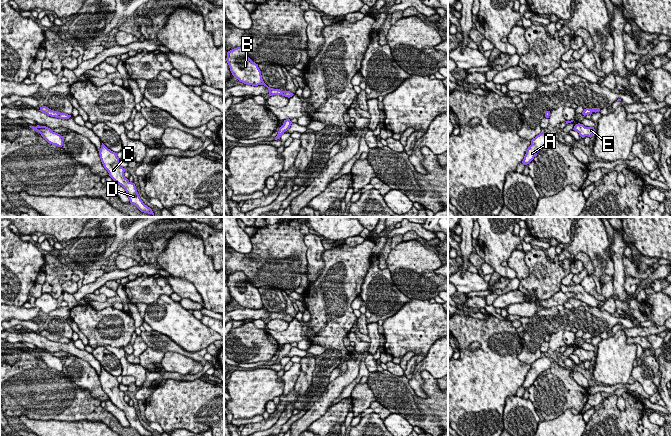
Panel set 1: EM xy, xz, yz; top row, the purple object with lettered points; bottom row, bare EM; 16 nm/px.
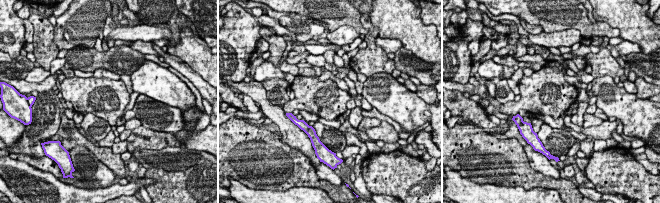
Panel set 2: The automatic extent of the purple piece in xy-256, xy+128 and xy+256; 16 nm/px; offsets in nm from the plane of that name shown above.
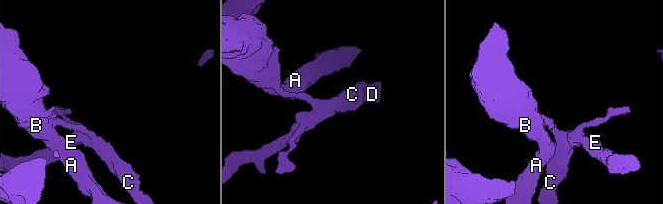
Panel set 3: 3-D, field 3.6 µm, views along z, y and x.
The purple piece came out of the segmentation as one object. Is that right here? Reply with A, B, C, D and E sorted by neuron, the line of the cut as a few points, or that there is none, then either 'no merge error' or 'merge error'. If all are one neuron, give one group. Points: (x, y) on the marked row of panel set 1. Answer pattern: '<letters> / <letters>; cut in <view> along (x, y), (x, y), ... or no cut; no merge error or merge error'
A B / C D E; cut in xy along (58, 112), (53, 116); merge error

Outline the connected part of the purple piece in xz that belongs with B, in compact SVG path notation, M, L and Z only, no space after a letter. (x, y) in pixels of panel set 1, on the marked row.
M243 47L228 51L226 61L232 75L240 82L252 86L264 85L269 90L269 96L280 95L280 89L270 88L264 83L258 64L248 57Z

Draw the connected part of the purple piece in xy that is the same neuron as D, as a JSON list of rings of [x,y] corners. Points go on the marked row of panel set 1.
[[[103,143],[98,151],[104,168],[108,171],[109,176],[125,189],[130,203],[135,205],[141,212],[152,214],[154,217],[152,209],[141,200],[135,184],[124,176],[126,169],[119,165],[117,153],[108,149]]]

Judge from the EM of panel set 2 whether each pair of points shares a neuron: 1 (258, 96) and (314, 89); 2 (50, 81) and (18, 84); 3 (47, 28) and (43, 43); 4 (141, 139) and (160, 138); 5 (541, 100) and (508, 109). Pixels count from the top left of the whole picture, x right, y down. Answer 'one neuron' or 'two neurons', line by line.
1: two neurons
2: one neuron
3: one neuron
4: one neuron
5: one neuron

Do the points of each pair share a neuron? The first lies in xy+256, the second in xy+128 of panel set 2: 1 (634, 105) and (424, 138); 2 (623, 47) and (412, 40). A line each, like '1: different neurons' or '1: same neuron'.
1: different neurons
2: different neurons

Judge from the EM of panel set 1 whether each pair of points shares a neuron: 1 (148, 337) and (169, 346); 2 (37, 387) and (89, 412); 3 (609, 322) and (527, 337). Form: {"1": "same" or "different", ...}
{"1": "same", "2": "same", "3": "same"}

